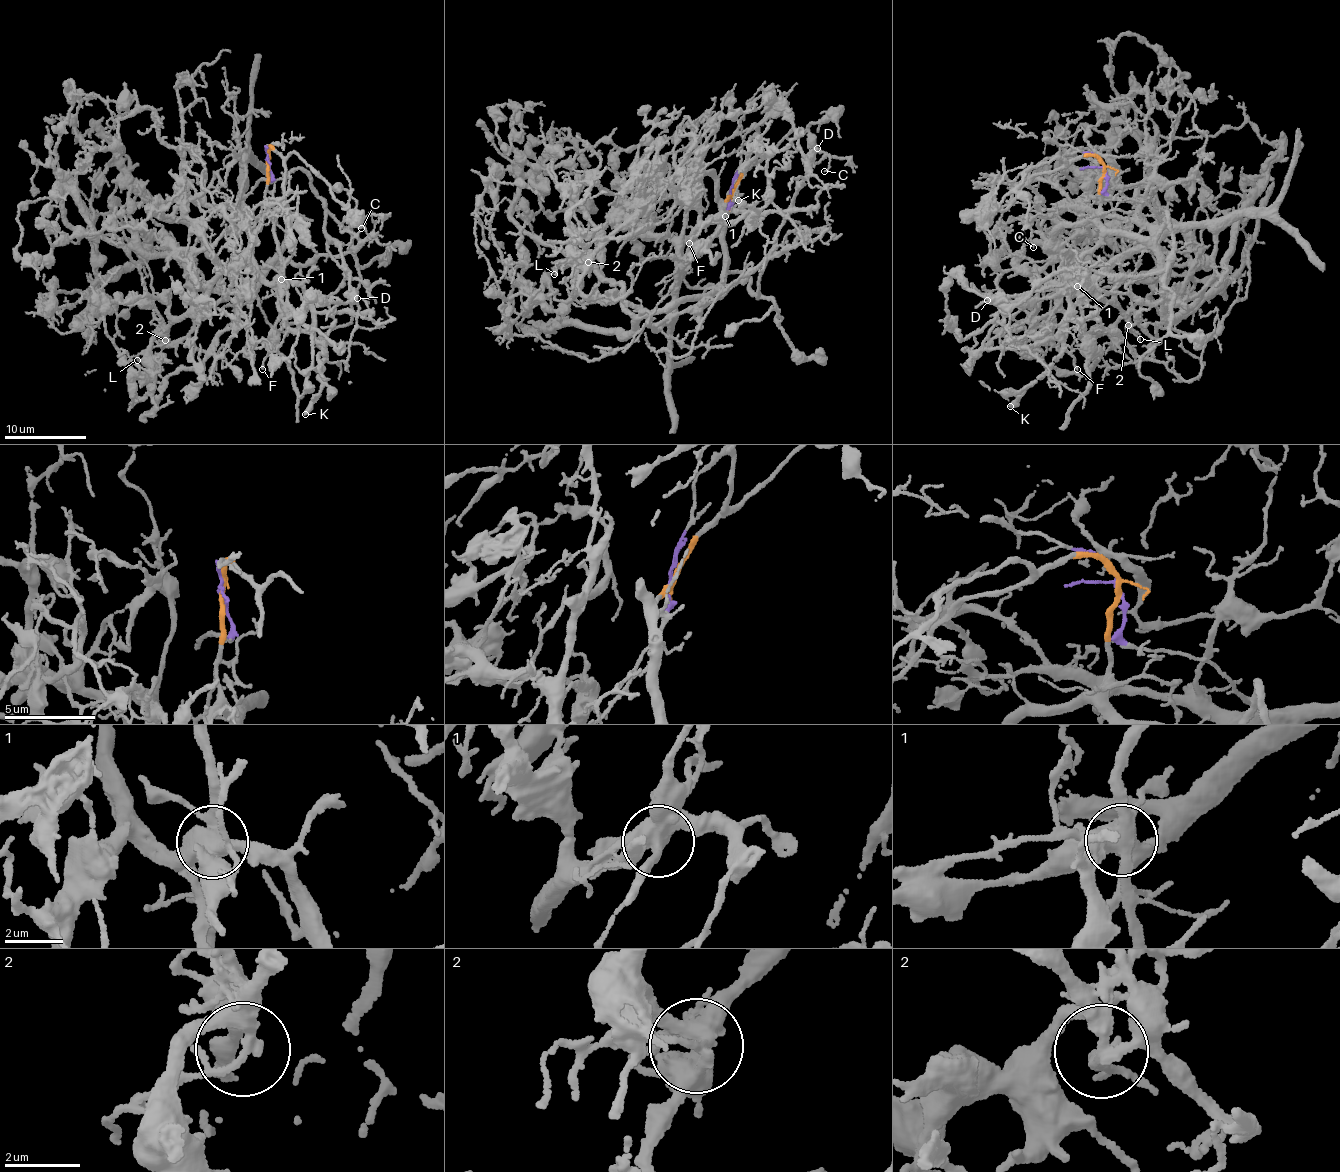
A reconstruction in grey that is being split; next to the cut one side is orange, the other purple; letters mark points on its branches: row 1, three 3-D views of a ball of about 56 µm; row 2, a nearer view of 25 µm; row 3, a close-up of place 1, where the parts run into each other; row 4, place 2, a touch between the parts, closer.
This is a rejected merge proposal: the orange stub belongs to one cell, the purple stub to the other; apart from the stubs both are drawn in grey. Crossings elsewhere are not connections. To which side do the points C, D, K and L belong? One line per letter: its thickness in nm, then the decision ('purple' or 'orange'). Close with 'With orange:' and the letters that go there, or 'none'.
C: 130 nm thick; orange
D: 500 nm thick; orange
K: 480 nm thick; purple
L: 130 nm thick; orange
With orange: C, D, L

